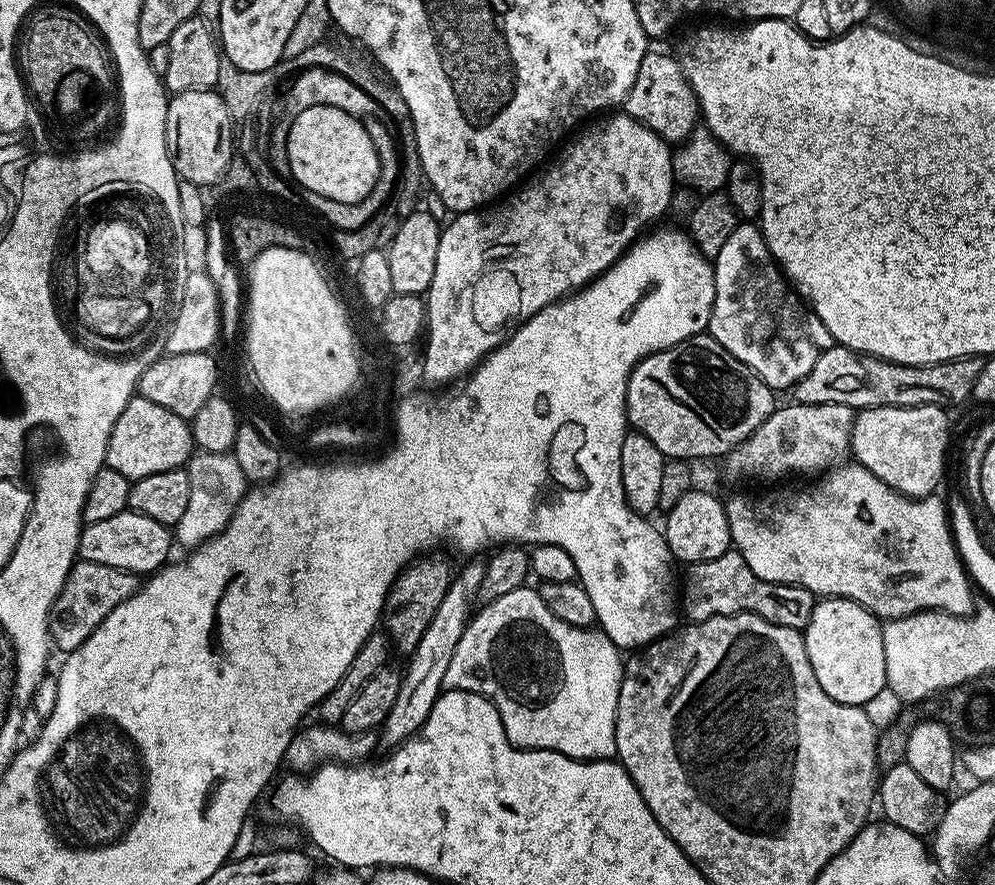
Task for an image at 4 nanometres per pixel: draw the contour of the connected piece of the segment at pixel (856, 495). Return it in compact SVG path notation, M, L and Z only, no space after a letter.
M845 462L831 469L827 474L821 475L817 480L820 481L810 485L805 492L780 492L773 500L768 496L762 497L761 500L755 500L752 496L727 497L728 525L735 551L740 552L742 558L746 558L746 566L750 566L750 570L754 570L754 574L758 578L762 578L766 582L793 584L799 588L805 588L810 590L813 597L816 598L837 596L843 600L856 600L866 611L884 622L929 610L939 610L951 616L972 615L974 585L964 567L963 560L960 559L960 553L956 551L956 541L950 527L950 513L945 501L939 500L939 495L909 498L894 491L890 486L886 486L886 482L882 482L874 474L870 474L870 470L866 470L861 464L855 462Z

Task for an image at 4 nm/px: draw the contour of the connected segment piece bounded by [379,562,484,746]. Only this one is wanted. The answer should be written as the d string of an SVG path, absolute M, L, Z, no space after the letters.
M468 564L455 573L452 585L446 590L446 598L442 598L442 606L430 618L430 626L426 626L426 634L422 634L422 642L410 654L412 660L405 667L400 680L398 698L394 698L394 706L382 727L379 729L379 743L387 746L399 746L405 740L412 739L423 729L426 718L430 718L430 710L434 710L434 702L440 697L444 688L446 670L450 667L450 658L454 658L454 650L458 650L458 642L462 638L464 628L473 615L472 599L477 599L484 564Z

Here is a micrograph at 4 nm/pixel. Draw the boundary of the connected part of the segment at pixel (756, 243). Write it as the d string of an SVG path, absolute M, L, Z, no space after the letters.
M737 223L730 238L726 238L726 246L722 246L722 250L718 250L714 257L714 267L716 293L706 329L707 335L714 337L724 349L734 354L734 358L747 366L767 388L795 389L796 384L802 382L810 370L814 370L814 362L818 362L820 355L833 347L830 330L822 326L822 318L818 318L818 314L794 291L780 265L772 259L764 235L755 223Z

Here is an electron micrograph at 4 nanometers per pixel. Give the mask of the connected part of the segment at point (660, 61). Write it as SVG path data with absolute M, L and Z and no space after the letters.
M650 50L642 58L642 66L638 66L638 78L634 78L634 86L630 86L630 94L624 100L623 111L634 117L642 126L646 126L654 134L667 140L669 145L676 146L688 139L697 131L701 119L700 103L696 101L694 90L686 78L684 68L674 55Z

